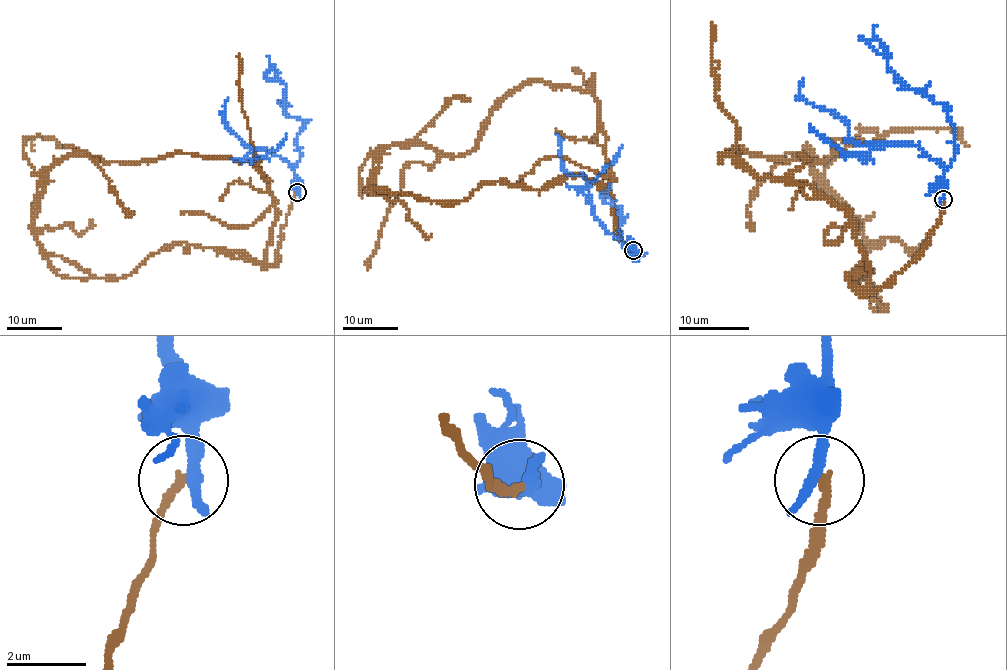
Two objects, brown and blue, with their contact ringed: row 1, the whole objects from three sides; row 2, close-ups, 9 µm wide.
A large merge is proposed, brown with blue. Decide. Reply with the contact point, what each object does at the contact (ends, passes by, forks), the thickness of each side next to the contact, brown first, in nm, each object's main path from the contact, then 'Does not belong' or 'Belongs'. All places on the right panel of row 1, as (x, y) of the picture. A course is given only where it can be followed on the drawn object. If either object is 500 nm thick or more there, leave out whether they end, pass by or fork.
Place: (943, 199). At the ring brown ends. At the ring blue passes by. Thickness 180 nm (brown) against 240 nm. Course of brown: (943, 199), (929, 243), (865, 291), (850, 213), (730, 152), (823, 160), (892, 129), (968, 146). Course of blue: (943, 199), (945, 169), (916, 145), (855, 145), (848, 138), (848, 125), (800, 95), (804, 79). Does not belong

